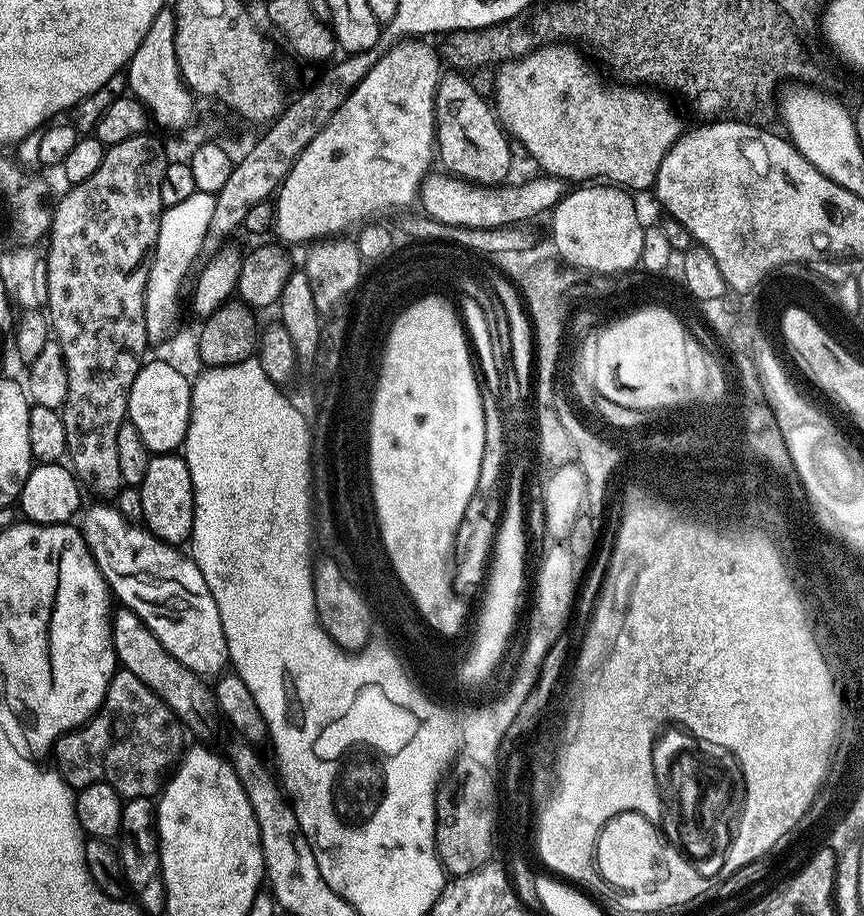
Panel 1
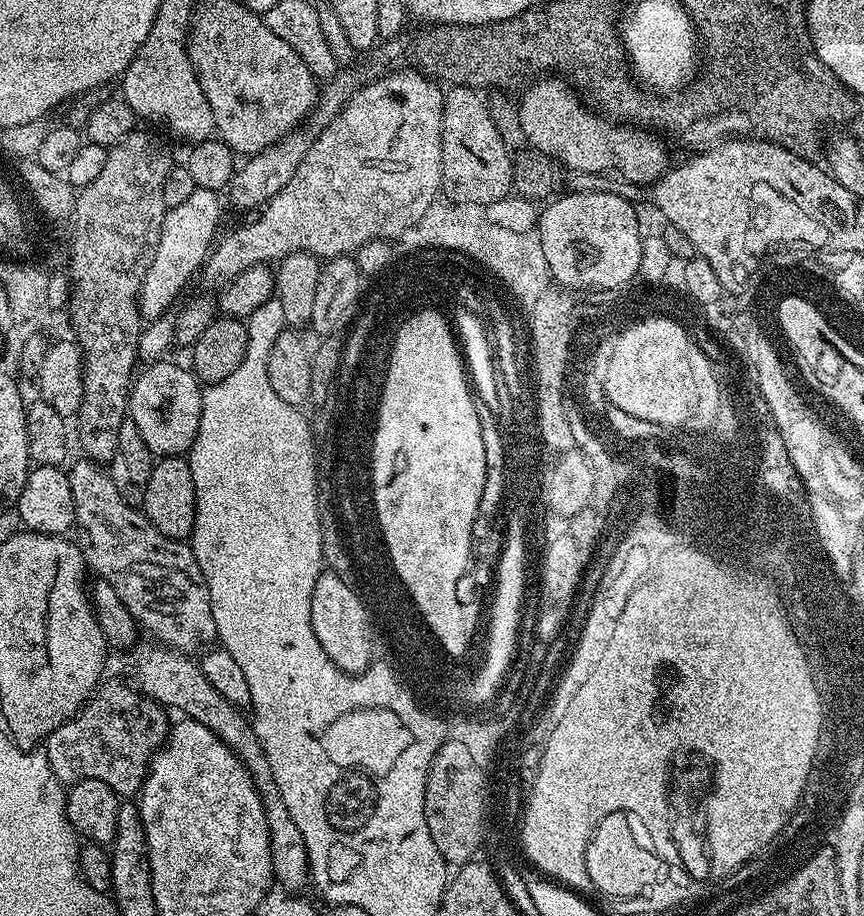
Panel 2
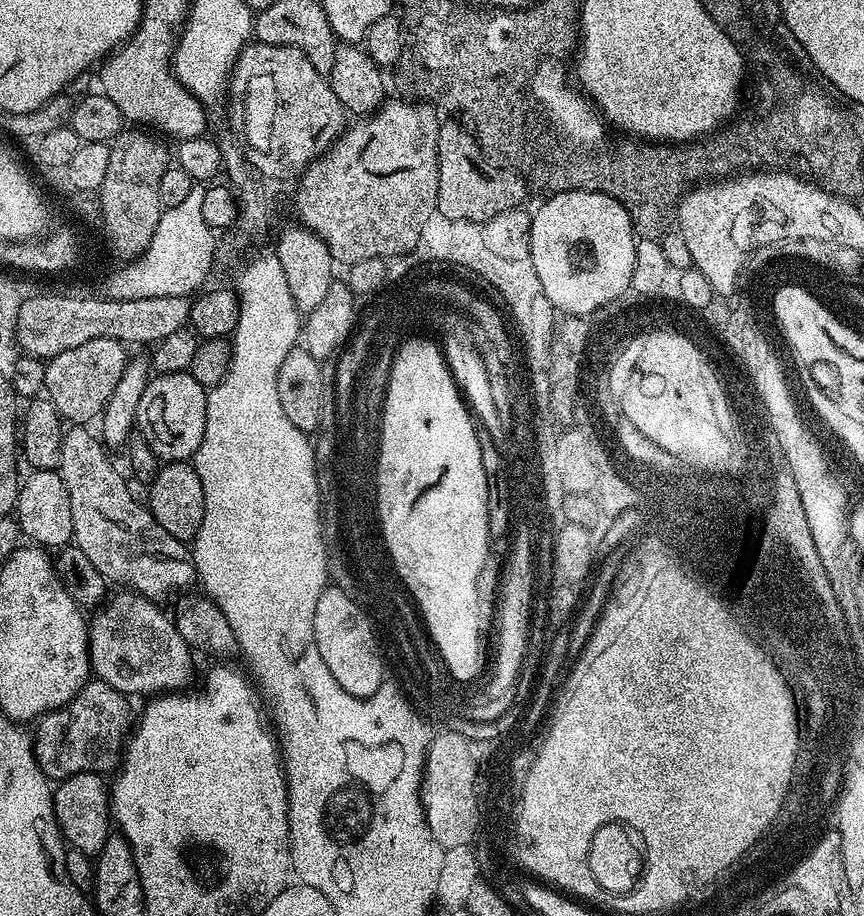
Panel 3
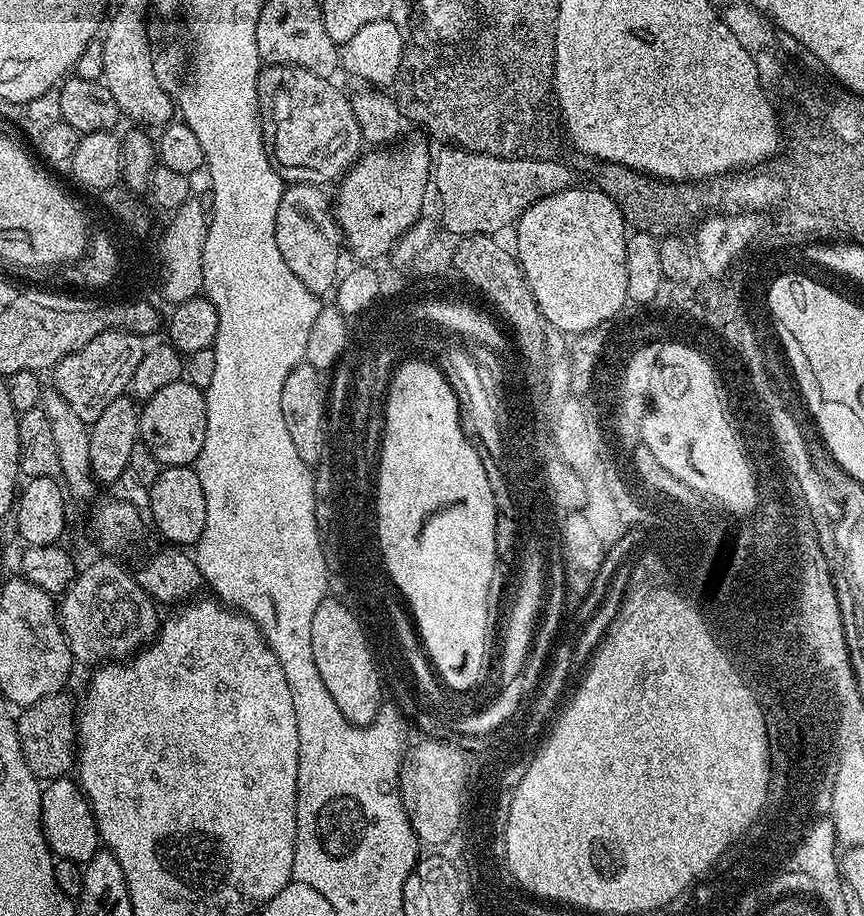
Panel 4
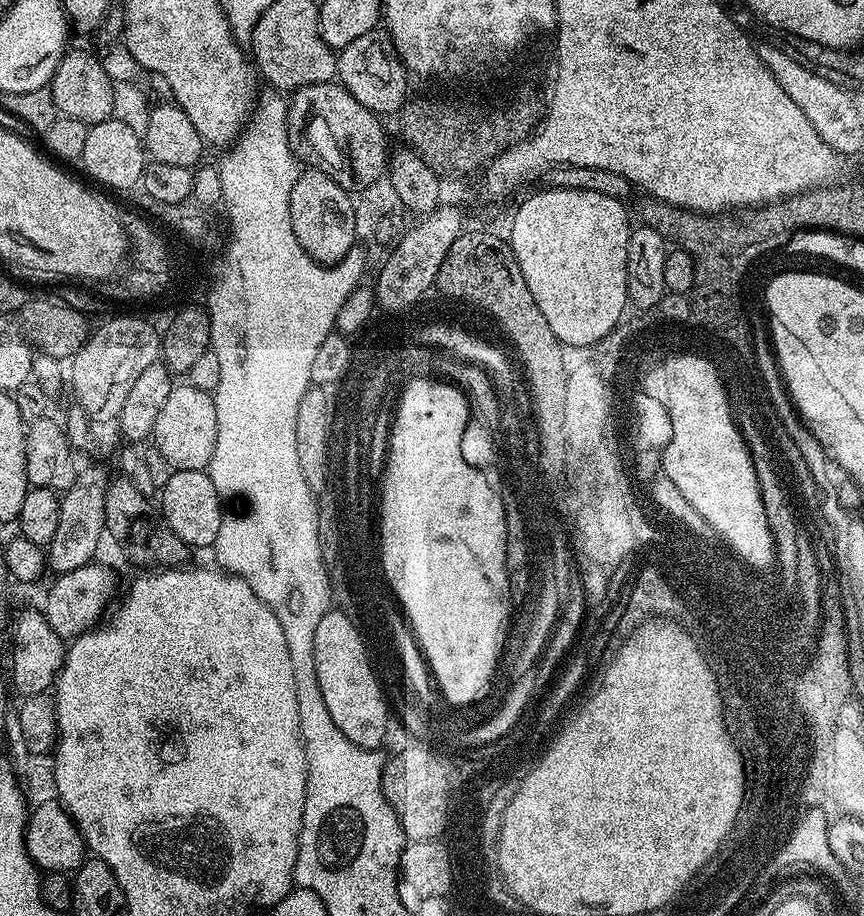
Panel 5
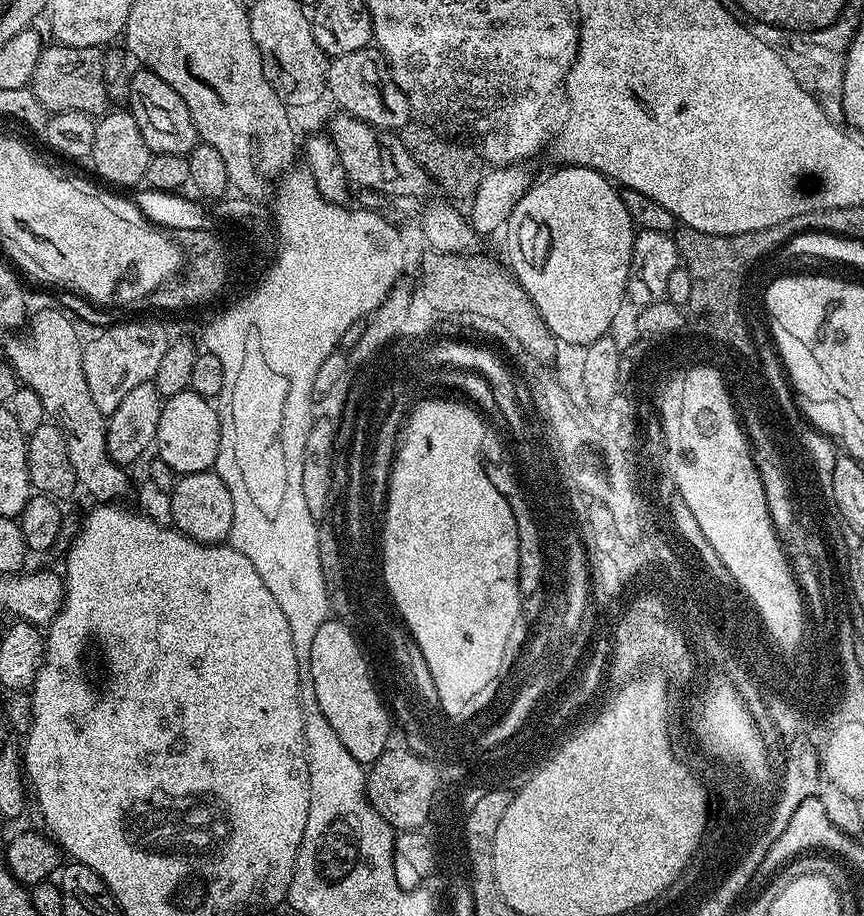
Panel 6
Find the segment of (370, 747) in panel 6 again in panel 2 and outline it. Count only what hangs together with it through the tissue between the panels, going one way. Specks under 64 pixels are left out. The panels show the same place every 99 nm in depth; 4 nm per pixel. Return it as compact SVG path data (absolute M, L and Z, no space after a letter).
M331 570L321 571L314 582L314 594L310 598L310 622L314 626L314 634L318 642L322 642L322 650L339 667L357 669L364 667L369 659L368 620L364 620L359 593L347 579Z

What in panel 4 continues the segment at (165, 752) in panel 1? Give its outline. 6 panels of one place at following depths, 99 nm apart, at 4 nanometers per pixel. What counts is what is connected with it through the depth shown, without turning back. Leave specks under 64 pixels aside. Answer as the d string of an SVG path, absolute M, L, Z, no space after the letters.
M63 691L55 692L27 705L16 721L18 742L26 758L26 766L30 766L41 782L67 777L78 760L78 704L64 695Z

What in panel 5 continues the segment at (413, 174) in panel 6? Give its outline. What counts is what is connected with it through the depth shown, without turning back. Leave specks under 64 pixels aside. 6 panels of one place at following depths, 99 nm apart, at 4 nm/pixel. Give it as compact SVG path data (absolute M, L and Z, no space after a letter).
M339 82L302 86L291 93L286 104L292 152L297 161L330 174L338 186L349 190L371 189L372 177L384 163L384 144L373 117Z

